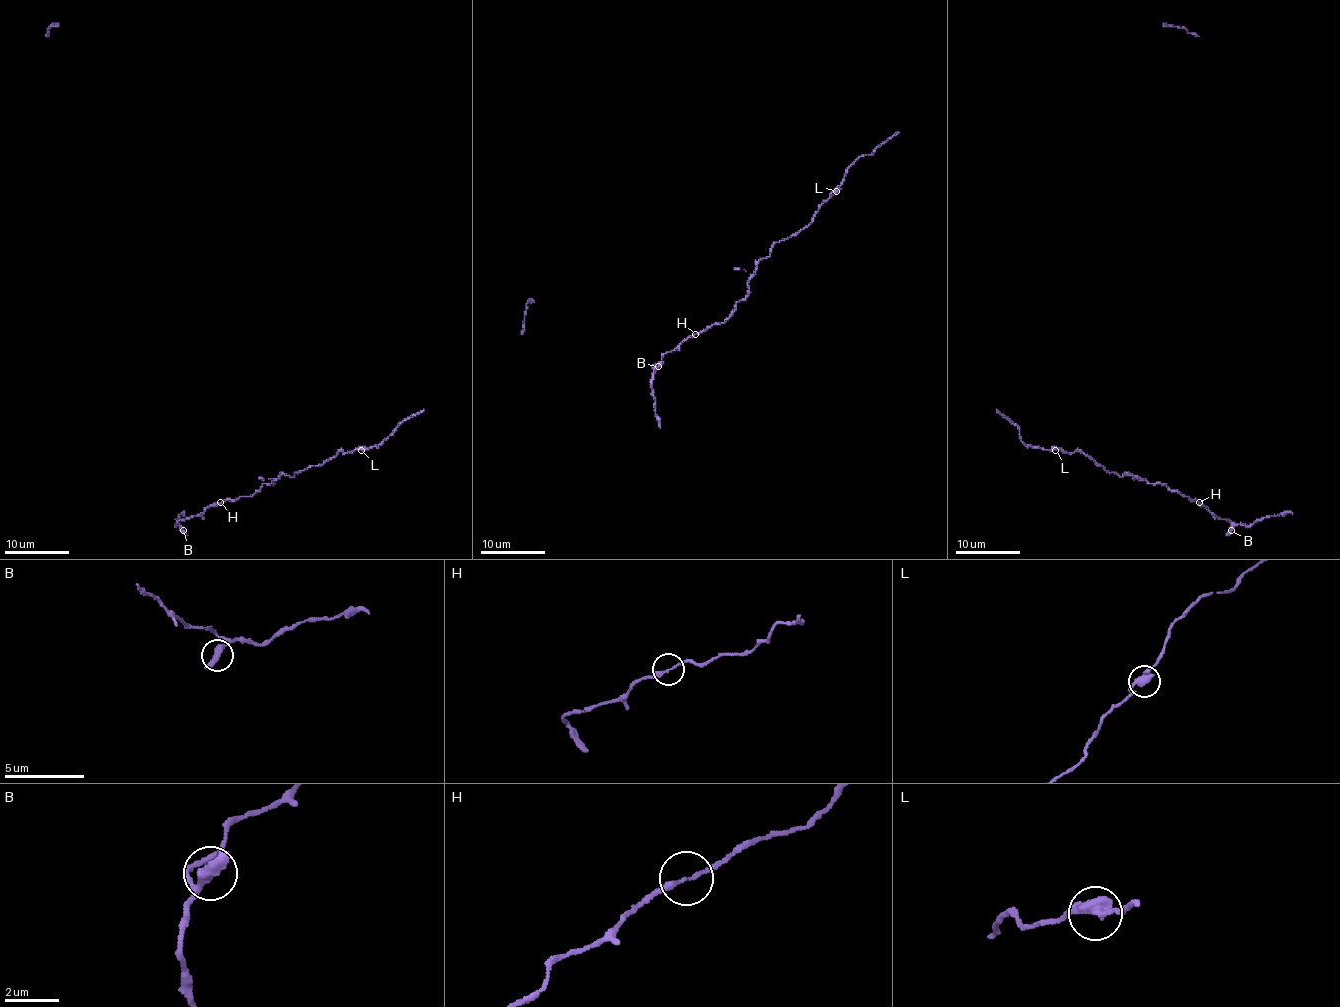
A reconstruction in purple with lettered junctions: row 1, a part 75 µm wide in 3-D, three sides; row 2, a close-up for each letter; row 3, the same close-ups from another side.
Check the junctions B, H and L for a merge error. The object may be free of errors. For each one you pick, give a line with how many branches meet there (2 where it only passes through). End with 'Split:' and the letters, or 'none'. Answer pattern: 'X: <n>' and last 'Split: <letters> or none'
Split: none

